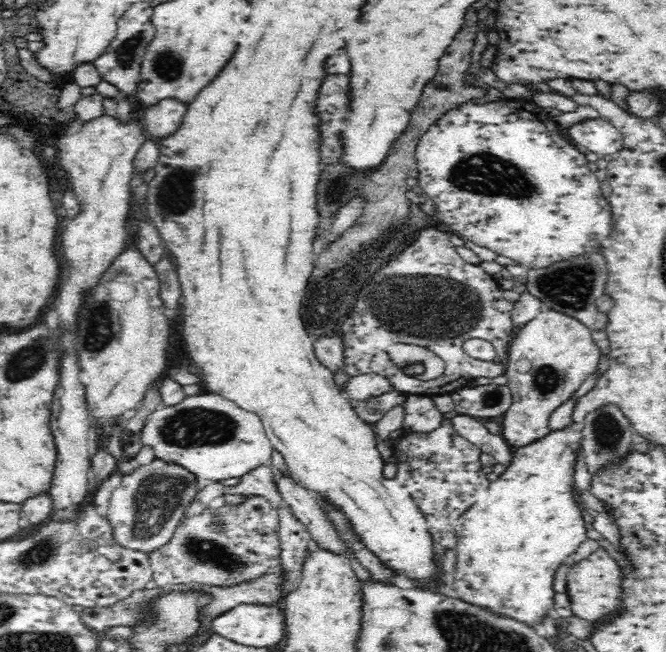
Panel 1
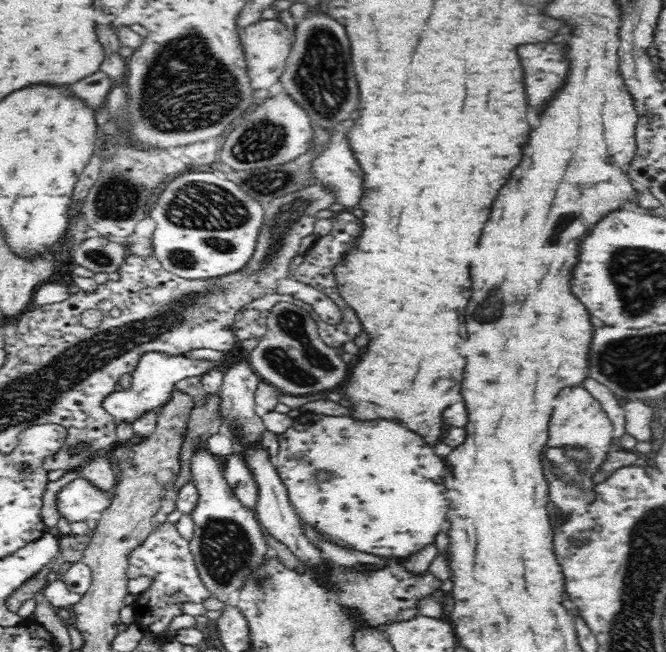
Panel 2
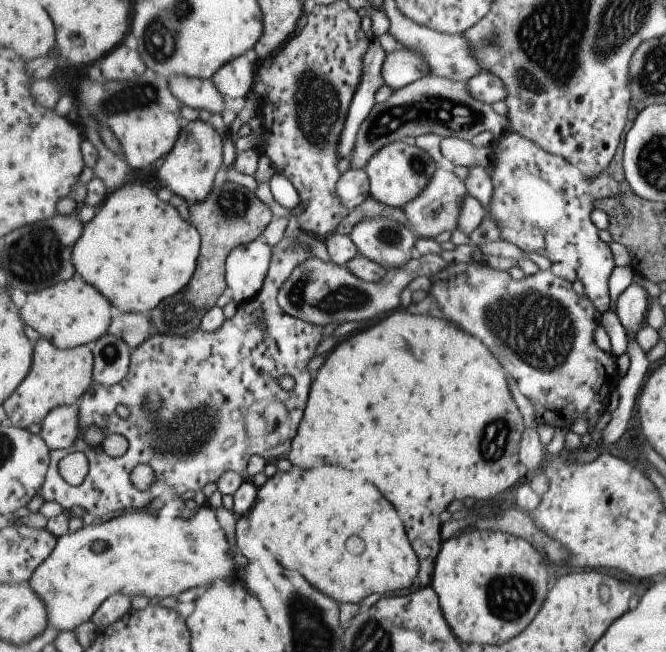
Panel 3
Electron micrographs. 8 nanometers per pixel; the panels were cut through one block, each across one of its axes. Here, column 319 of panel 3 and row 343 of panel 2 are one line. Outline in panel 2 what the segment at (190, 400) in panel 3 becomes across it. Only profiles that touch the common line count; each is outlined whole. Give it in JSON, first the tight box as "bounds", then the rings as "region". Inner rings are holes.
{"bounds":[292,210,364,348],"region":[[[346,210],[334,214],[331,218],[331,223],[333,227],[330,234],[316,239],[312,248],[307,250],[306,254],[303,256],[303,262],[293,268],[292,273],[298,282],[322,292],[322,294],[334,301],[334,305],[338,305],[338,310],[339,312],[342,312],[343,317],[336,323],[328,323],[325,320],[322,320],[310,306],[305,307],[308,308],[317,322],[321,340],[330,348],[343,348],[343,344],[352,342],[356,336],[364,334],[364,328],[362,328],[362,324],[360,324],[360,320],[358,320],[355,310],[351,309],[348,306],[348,303],[340,296],[340,286],[337,283],[337,277],[335,272],[333,272],[333,268],[337,264],[340,264],[347,257],[347,254],[357,245],[364,228],[362,228],[362,220],[356,218],[356,216]]]}

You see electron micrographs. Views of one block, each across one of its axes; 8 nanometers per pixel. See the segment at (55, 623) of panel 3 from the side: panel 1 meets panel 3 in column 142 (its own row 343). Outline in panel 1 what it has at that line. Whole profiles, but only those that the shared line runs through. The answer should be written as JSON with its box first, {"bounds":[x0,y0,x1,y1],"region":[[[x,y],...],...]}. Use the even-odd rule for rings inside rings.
{"bounds":[499,308,600,448],"region":[[[542,308],[536,318],[523,325],[508,347],[505,370],[513,402],[499,421],[508,444],[512,448],[524,447],[546,438],[552,432],[548,425],[550,415],[597,370],[600,356],[589,326],[569,314]]]}

